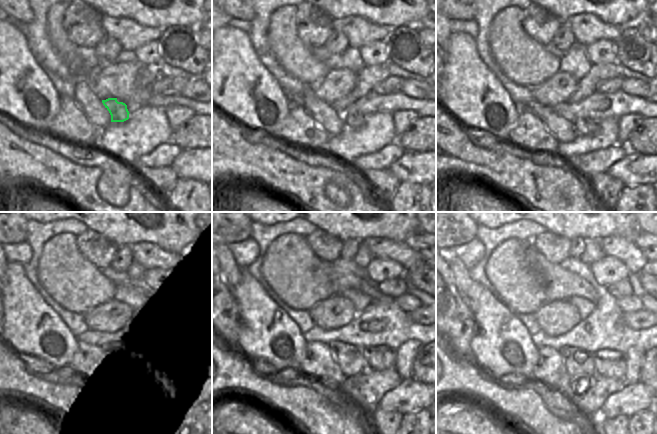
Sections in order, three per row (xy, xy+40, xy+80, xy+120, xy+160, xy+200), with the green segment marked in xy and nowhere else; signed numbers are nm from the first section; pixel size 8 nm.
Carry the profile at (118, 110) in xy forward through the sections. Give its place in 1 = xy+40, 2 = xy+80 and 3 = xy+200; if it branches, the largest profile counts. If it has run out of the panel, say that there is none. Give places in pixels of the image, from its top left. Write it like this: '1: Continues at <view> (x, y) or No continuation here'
1: Continues at xy+40 (353, 120)
2: Continues at xy+80 (584, 126)
3: Continues at xy+200 (610, 363).

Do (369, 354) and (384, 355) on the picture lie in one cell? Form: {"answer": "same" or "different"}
{"answer": "same"}

